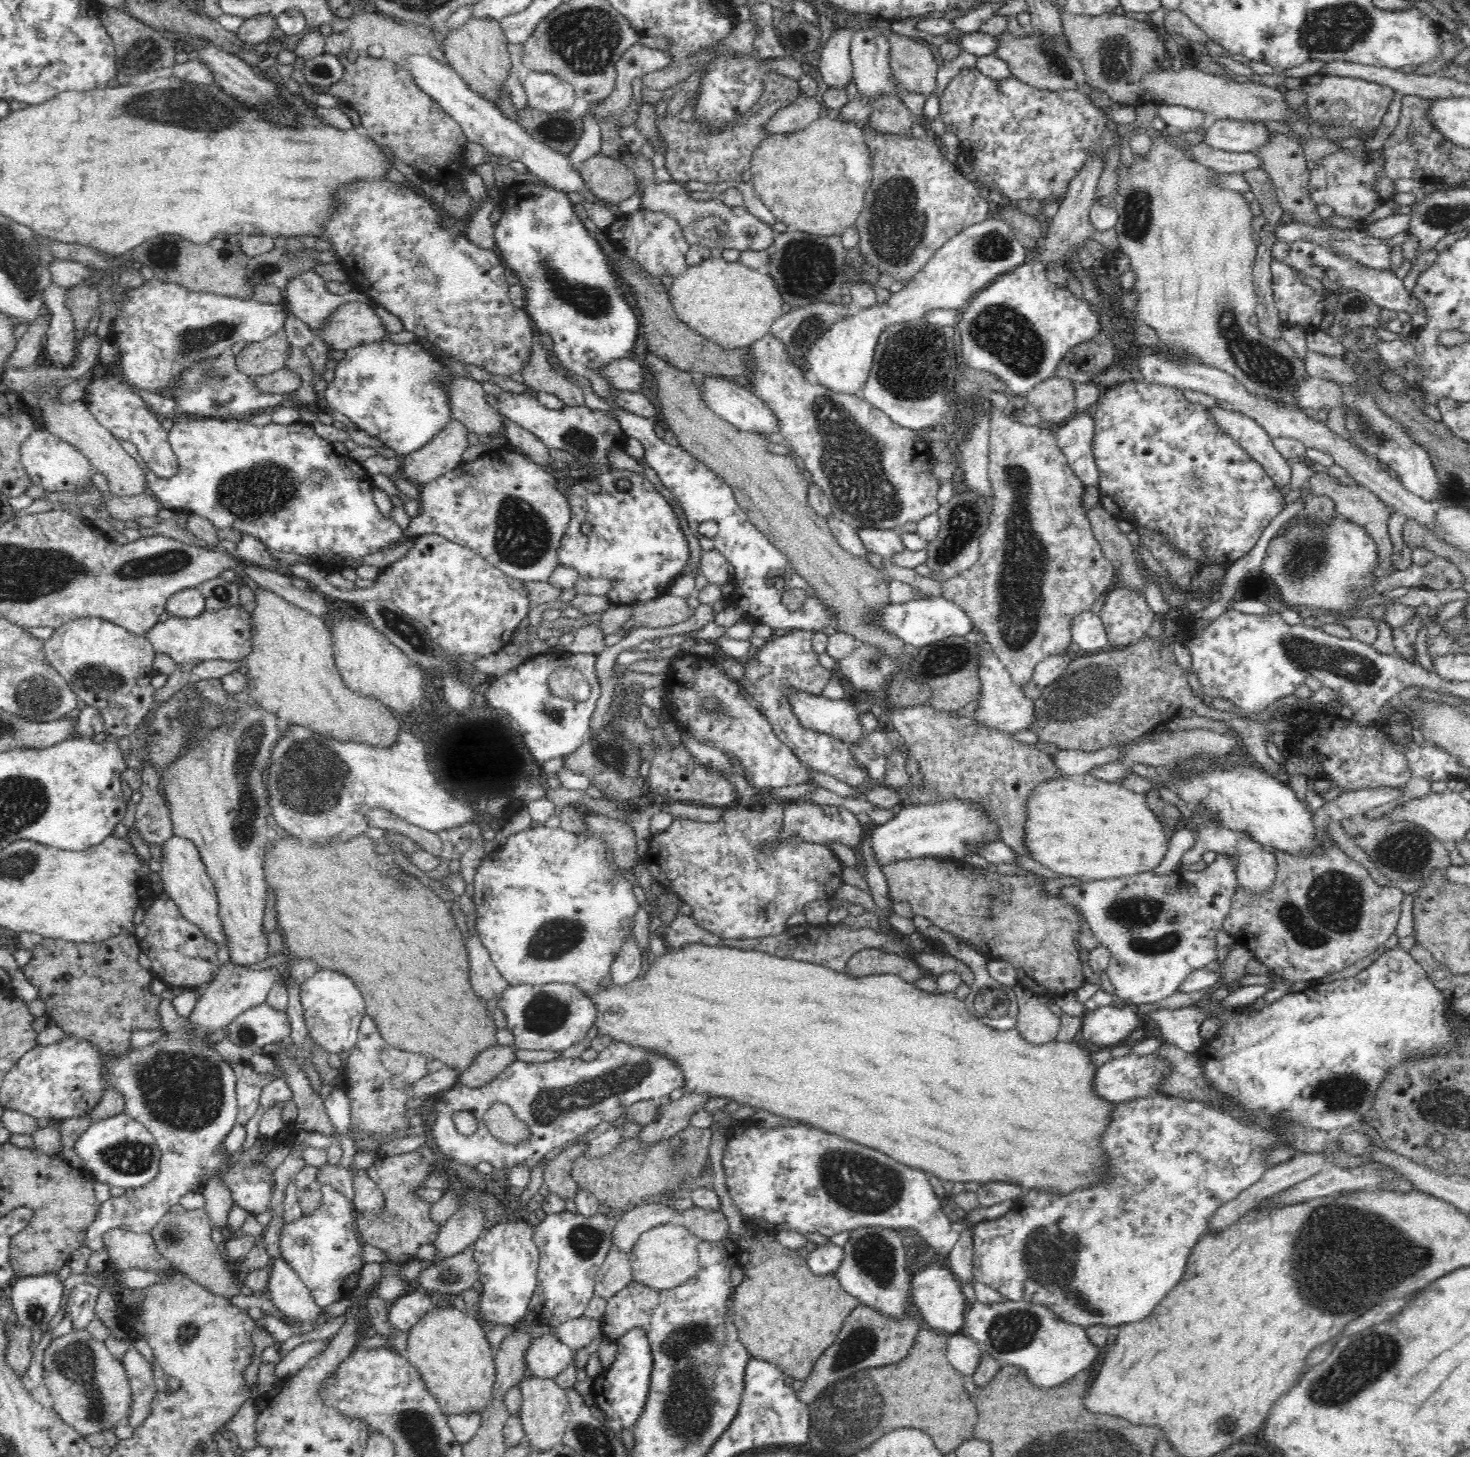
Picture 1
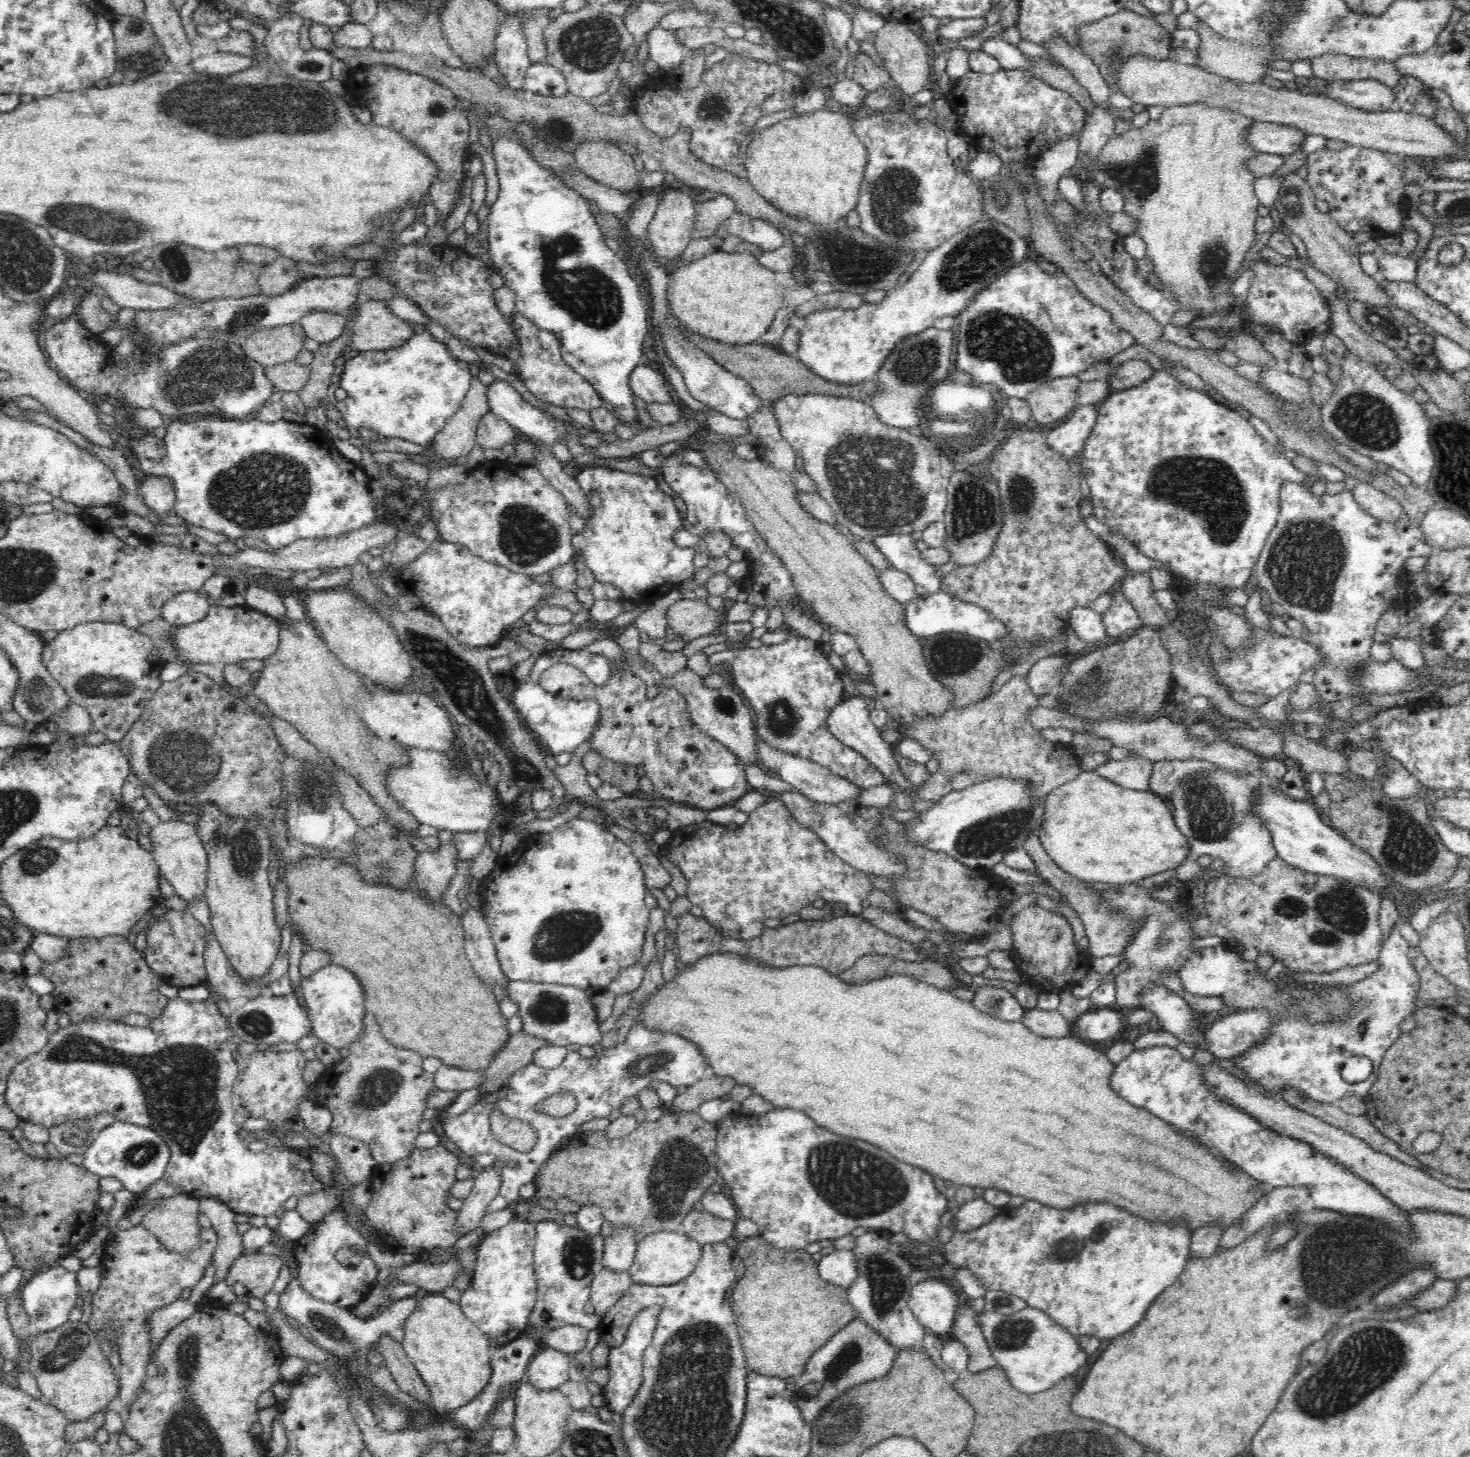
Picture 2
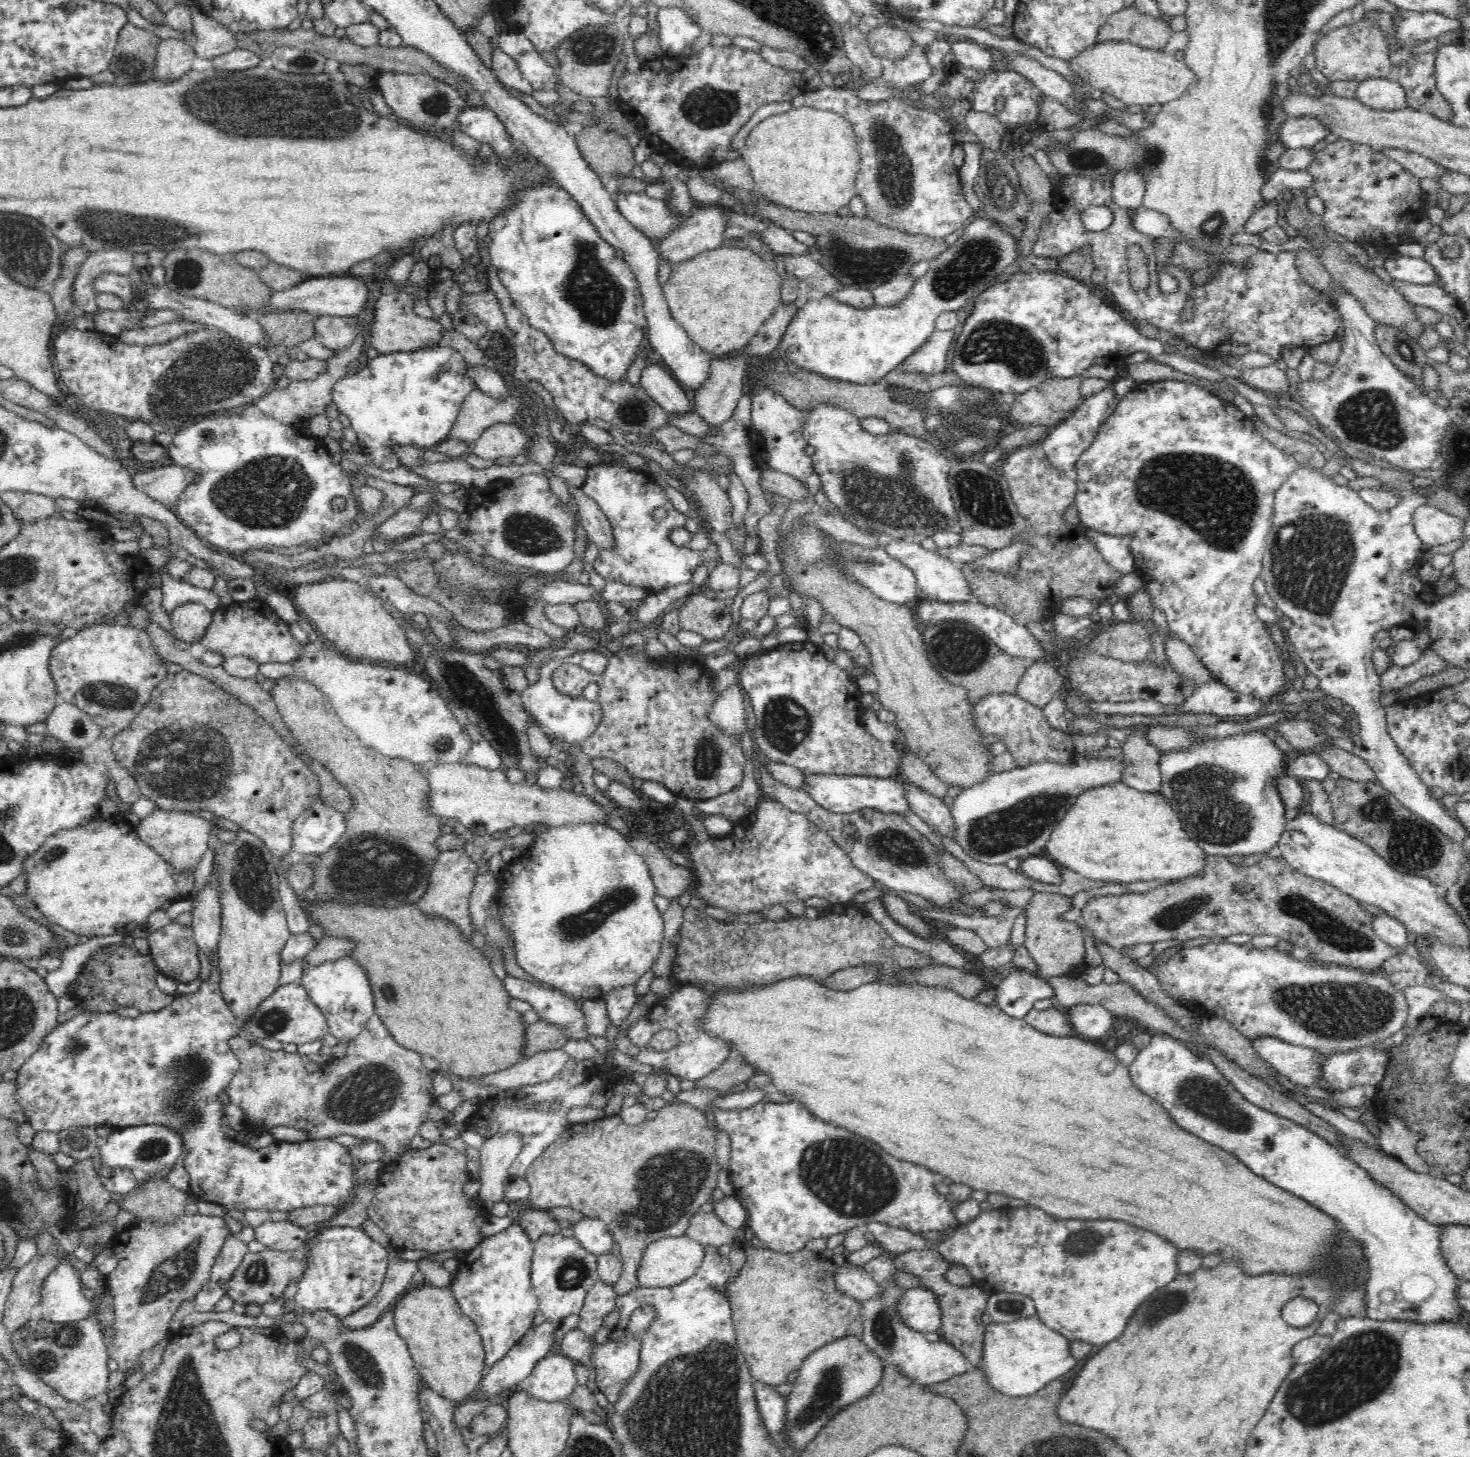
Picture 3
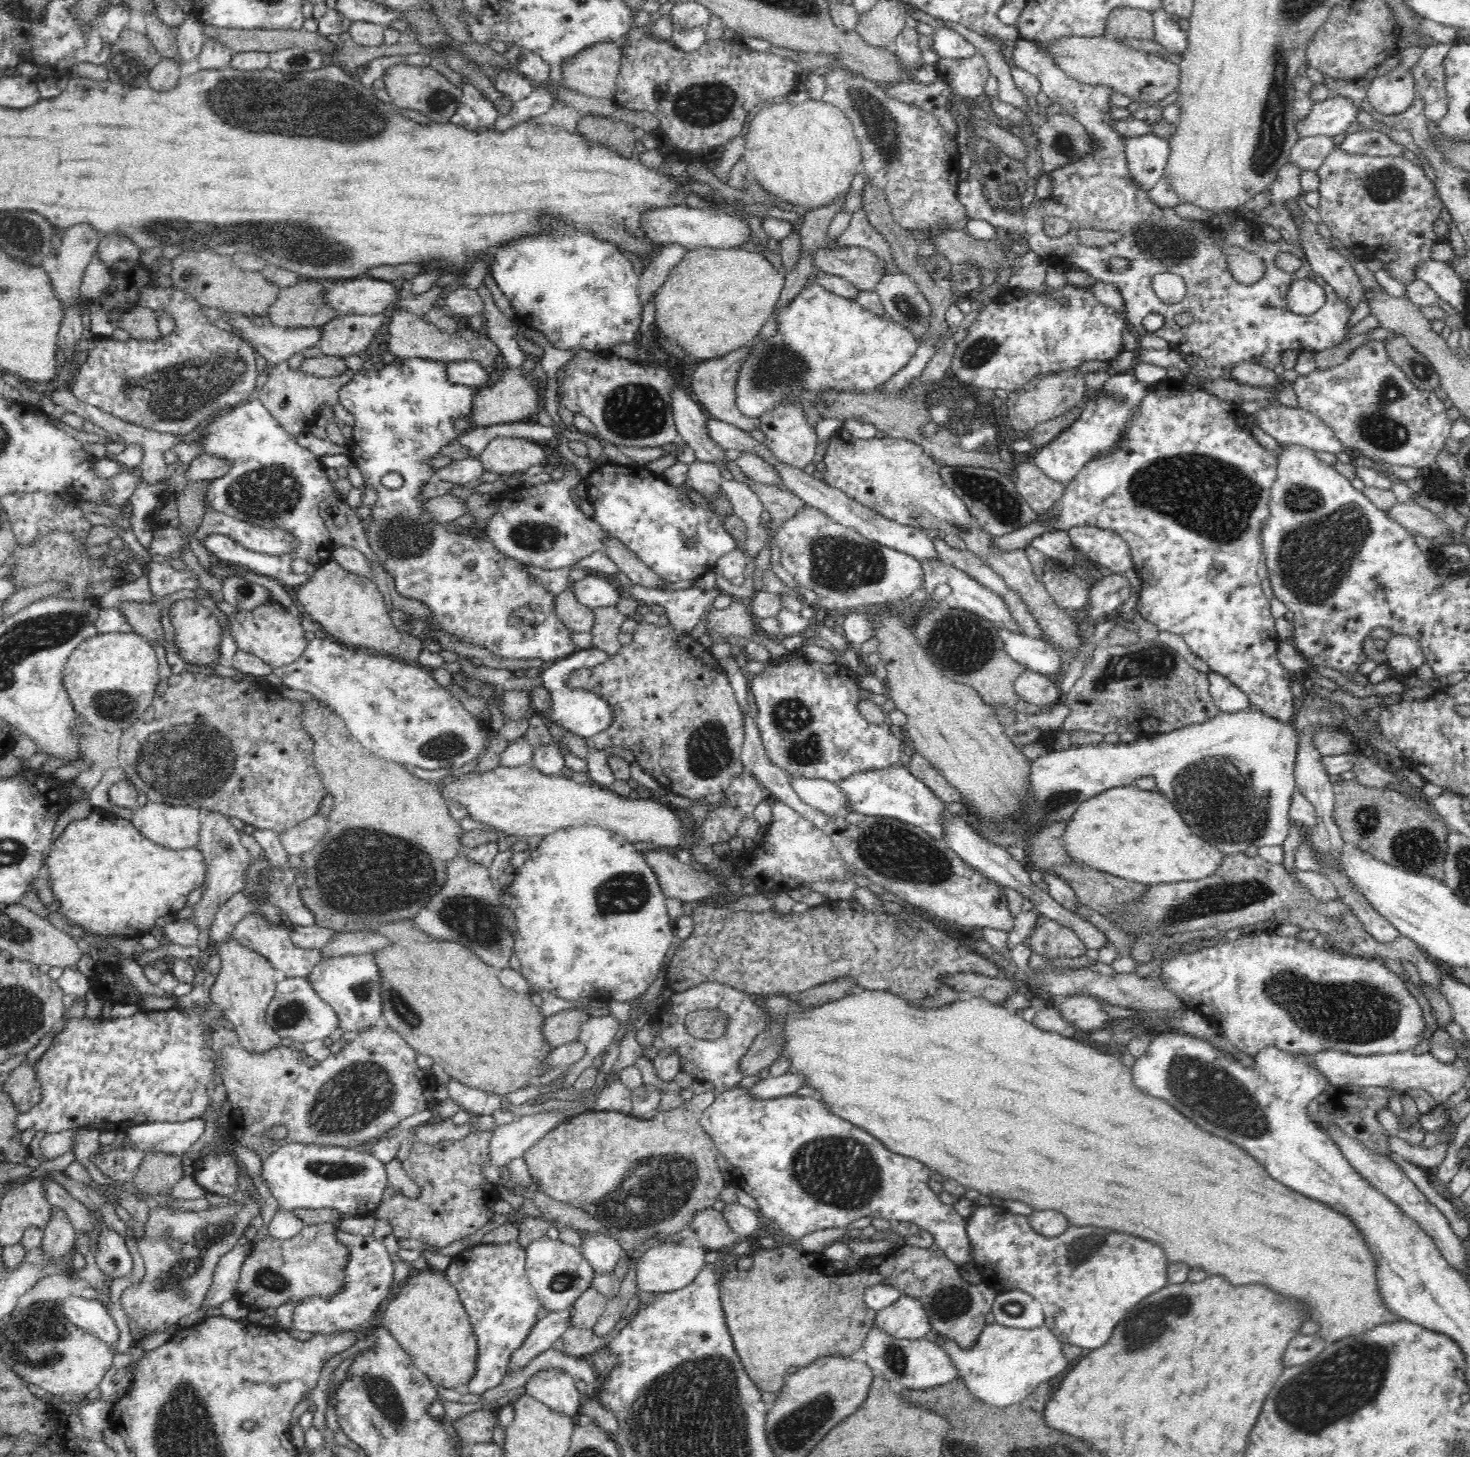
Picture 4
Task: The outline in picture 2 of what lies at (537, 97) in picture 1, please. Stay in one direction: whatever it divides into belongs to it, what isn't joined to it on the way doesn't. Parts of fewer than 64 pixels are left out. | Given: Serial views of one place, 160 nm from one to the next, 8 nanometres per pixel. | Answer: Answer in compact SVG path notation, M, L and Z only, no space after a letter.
M548 62L531 63L523 89L540 96L560 97L569 93L563 74Z

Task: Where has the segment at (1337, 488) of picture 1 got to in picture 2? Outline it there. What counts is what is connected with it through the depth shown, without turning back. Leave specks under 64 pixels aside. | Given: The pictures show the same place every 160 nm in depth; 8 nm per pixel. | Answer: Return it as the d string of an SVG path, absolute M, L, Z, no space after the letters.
M1366 482L1356 485L1352 494L1364 511L1382 520L1396 520L1403 511L1402 503Z

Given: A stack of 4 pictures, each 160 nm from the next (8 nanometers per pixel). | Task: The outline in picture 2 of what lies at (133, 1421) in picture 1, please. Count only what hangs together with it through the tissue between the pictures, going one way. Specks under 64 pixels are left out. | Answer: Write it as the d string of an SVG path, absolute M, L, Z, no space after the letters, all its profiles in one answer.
M141 1224L108 1234L103 1246L103 1273L99 1287L92 1294L92 1318L90 1328L102 1334L111 1346L115 1346L115 1356L119 1356L118 1394L109 1404L113 1410L127 1417L130 1403L135 1399L146 1378L152 1335L150 1335L150 1318L158 1310L168 1307L182 1297L182 1292L193 1289L208 1268L212 1266L213 1254L218 1244L218 1235L214 1225L210 1228L199 1226L197 1243L187 1253L169 1249L154 1233Z

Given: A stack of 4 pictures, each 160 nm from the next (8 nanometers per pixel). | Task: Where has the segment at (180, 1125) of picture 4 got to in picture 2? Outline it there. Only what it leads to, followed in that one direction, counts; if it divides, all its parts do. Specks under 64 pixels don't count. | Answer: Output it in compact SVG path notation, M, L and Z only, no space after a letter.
M118 1120L97 1134L92 1146L84 1154L83 1165L99 1178L112 1176L122 1181L124 1188L136 1194L163 1179L170 1156L168 1143L155 1130Z

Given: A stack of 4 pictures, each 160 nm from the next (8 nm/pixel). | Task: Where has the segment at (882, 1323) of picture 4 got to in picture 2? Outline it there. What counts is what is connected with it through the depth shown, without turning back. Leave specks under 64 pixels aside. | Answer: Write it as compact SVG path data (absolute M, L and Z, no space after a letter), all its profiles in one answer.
M922 1280L913 1285L907 1303L914 1318L927 1333L949 1332L962 1293L956 1285L940 1280Z

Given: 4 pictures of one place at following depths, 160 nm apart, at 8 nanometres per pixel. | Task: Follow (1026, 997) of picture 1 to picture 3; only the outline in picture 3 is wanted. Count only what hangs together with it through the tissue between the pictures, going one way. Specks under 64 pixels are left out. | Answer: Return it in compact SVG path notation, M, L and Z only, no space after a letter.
M1060 1006L1041 1011L1033 1008L1024 1019L1032 1028L1046 1035L1072 1036L1073 1027L1066 1011Z

